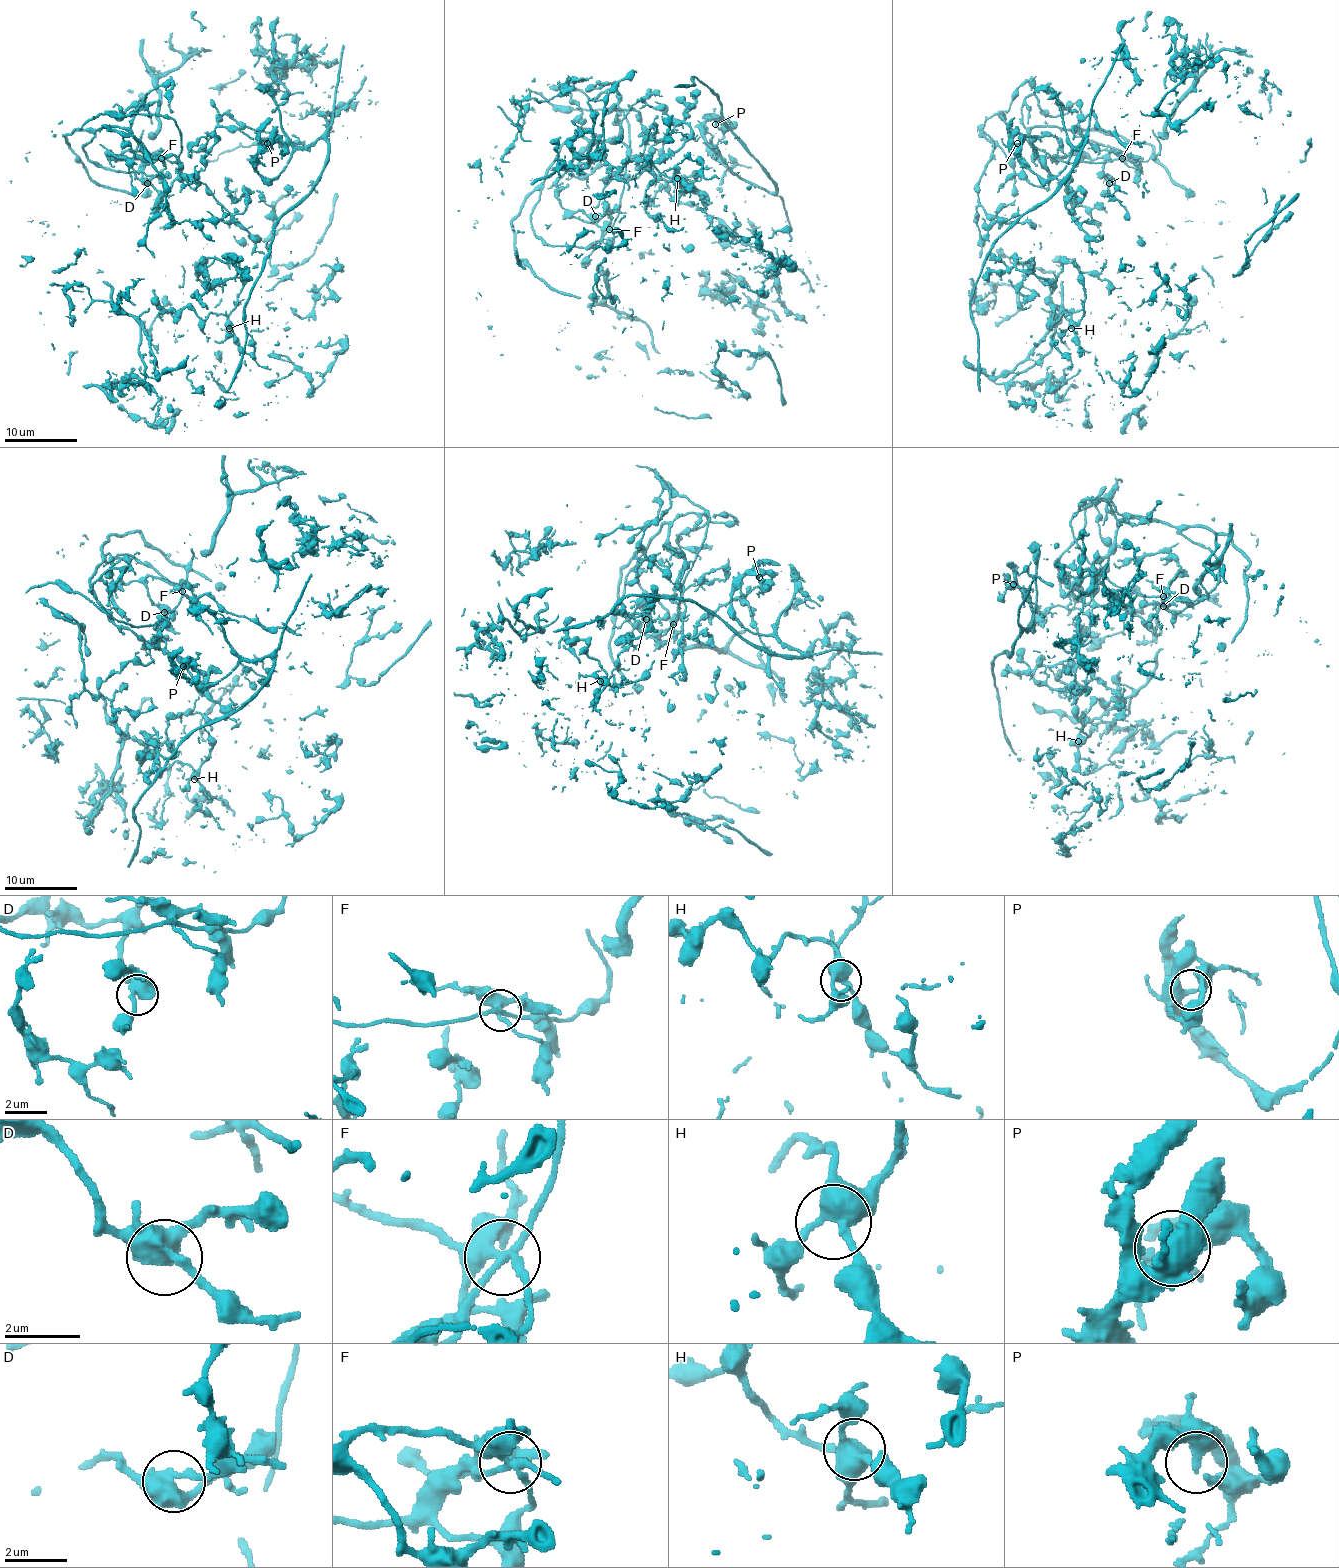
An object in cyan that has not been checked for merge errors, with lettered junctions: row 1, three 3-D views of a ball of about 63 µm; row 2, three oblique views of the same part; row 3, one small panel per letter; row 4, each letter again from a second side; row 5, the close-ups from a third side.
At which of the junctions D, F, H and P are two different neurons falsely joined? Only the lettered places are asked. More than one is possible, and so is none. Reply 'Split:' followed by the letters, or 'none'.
Split: F, P

